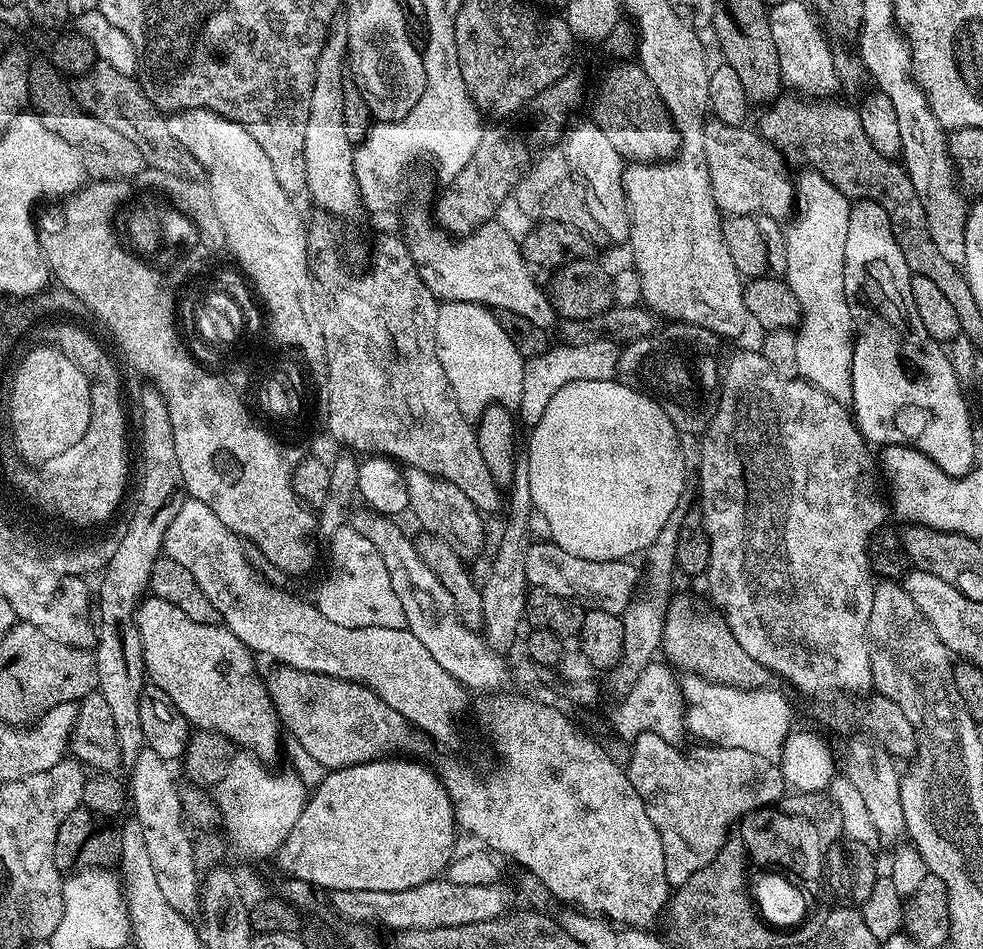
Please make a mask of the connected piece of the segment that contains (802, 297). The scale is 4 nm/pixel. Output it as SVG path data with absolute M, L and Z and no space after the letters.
M804 170L794 187L794 219L787 225L788 233L784 236L782 276L790 290L794 290L794 298L798 298L802 313L796 338L796 376L834 398L834 402L848 406L852 403L854 325L844 289L844 255L852 204L849 197L842 195L815 170Z

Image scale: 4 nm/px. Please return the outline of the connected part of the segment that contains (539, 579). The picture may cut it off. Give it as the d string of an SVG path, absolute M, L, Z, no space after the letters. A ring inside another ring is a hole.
M532 542L526 550L525 578L532 588L542 588L550 594L577 602L581 606L601 608L607 612L622 614L633 603L636 592L636 568L628 560L587 560L574 554L566 554L551 542Z

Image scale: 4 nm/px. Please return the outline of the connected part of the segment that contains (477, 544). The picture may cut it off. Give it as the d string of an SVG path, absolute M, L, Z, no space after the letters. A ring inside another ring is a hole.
M415 470L409 471L406 476L406 487L408 490L408 506L411 515L416 515L416 520L423 531L430 534L438 534L442 542L450 542L453 550L460 555L465 562L472 562L472 559L484 548L484 520L485 517L458 490L458 486L449 483L448 480L437 480L425 472Z

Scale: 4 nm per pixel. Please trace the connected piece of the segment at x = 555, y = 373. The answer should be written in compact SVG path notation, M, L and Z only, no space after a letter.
M560 344L559 347L551 347L538 357L531 357L524 363L523 392L520 399L518 416L527 427L532 427L541 420L550 398L562 386L572 381L602 381L615 377L617 358L619 353L596 352L600 350L584 351L579 345Z

